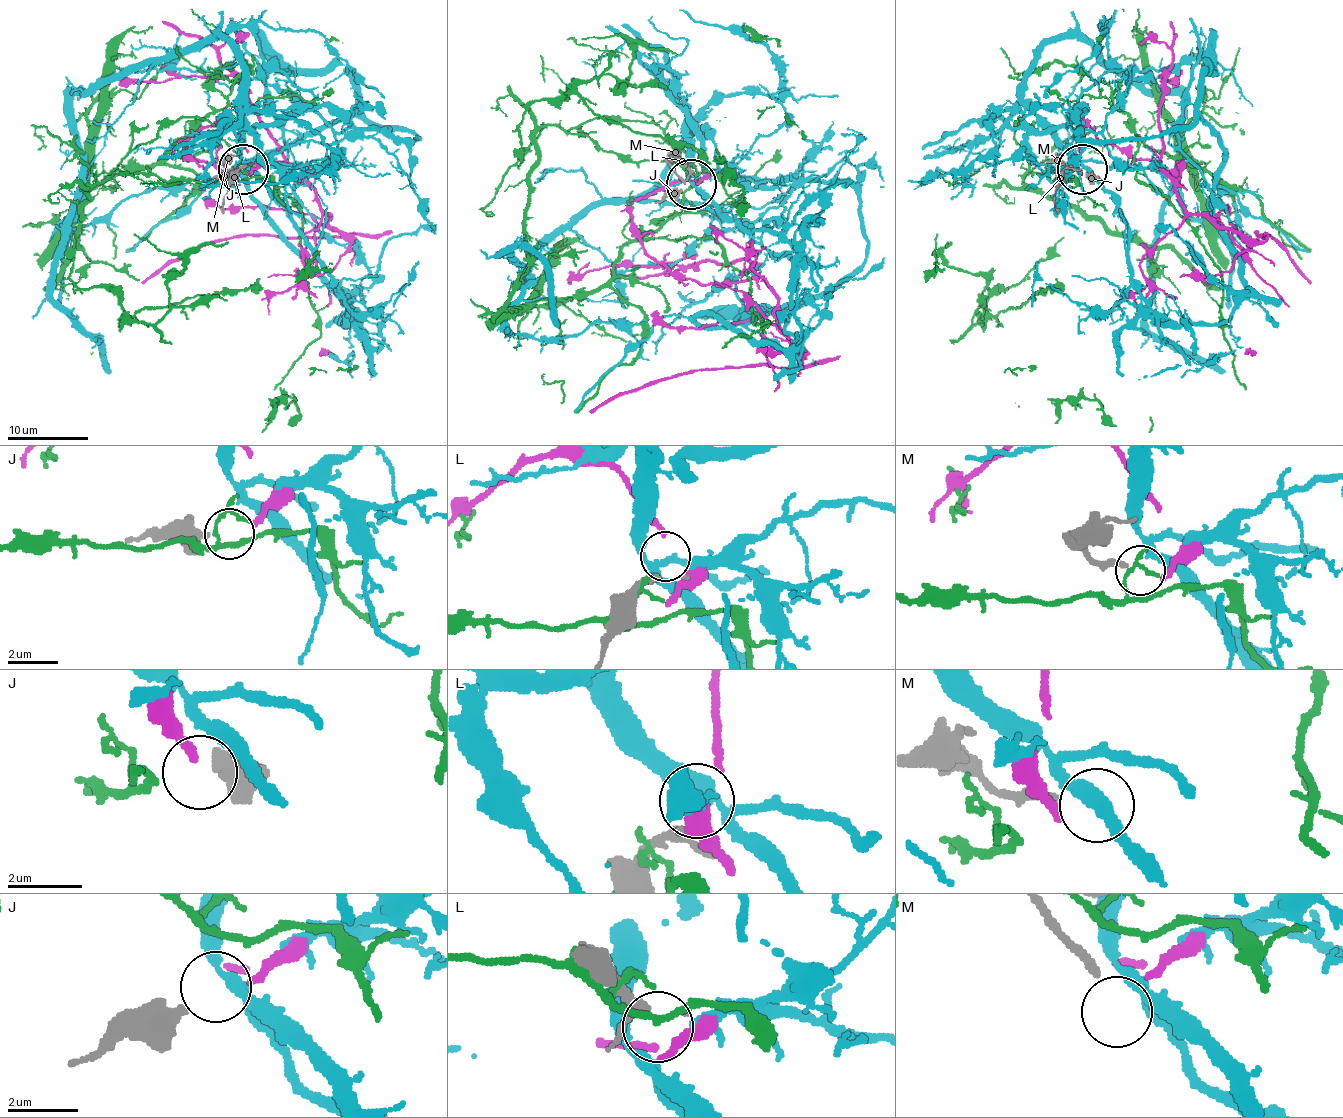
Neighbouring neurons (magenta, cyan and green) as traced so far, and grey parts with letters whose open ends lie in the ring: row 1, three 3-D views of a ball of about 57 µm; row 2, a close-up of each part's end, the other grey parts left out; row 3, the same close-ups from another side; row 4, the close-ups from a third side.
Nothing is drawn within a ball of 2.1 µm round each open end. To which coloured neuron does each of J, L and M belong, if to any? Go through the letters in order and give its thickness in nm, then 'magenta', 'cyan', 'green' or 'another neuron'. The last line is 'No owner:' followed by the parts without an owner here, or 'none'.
J: calibre 480 nm; magenta
L: calibre 260 nm; another neuron
M: calibre 220 nm; another neuron
No owner: L, M

